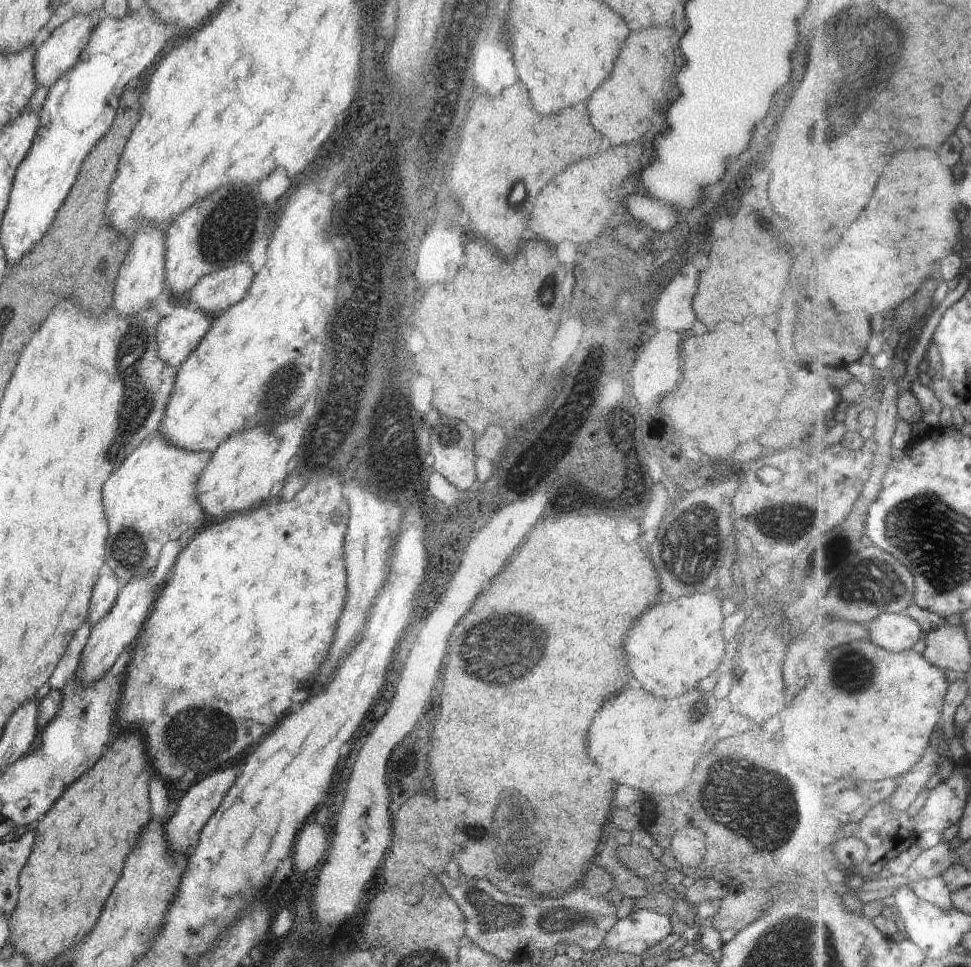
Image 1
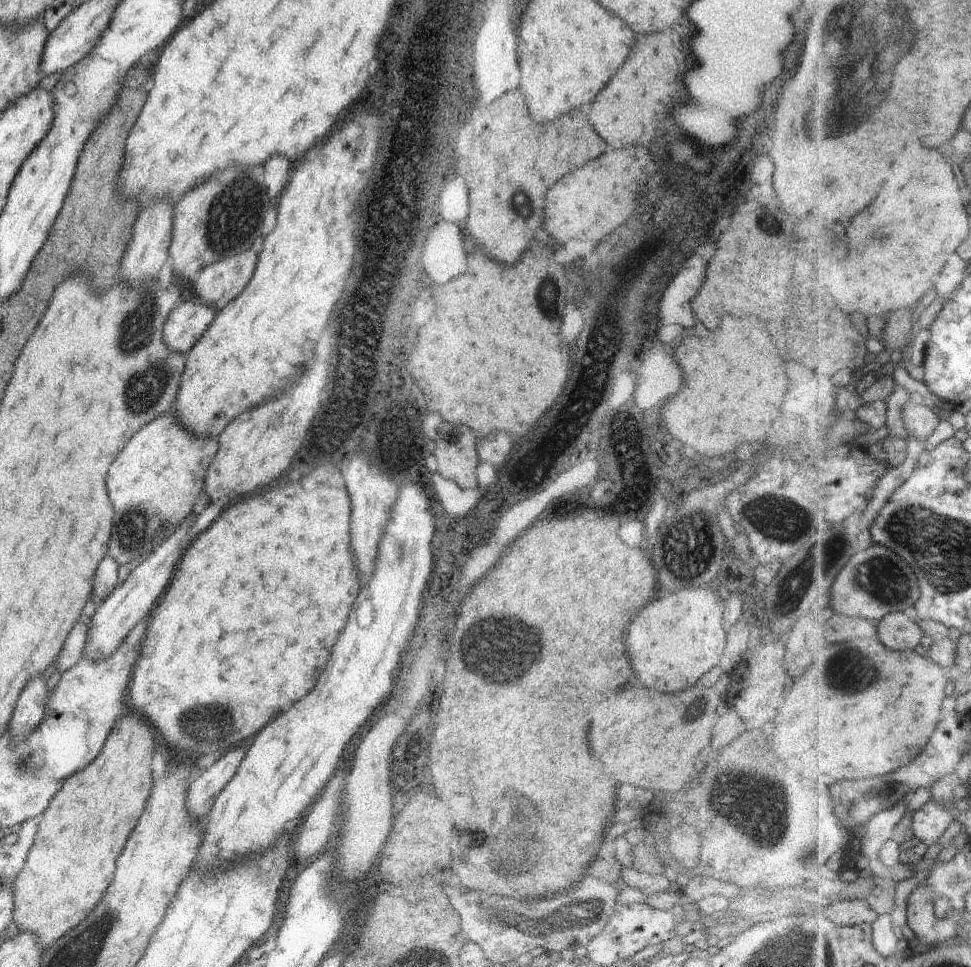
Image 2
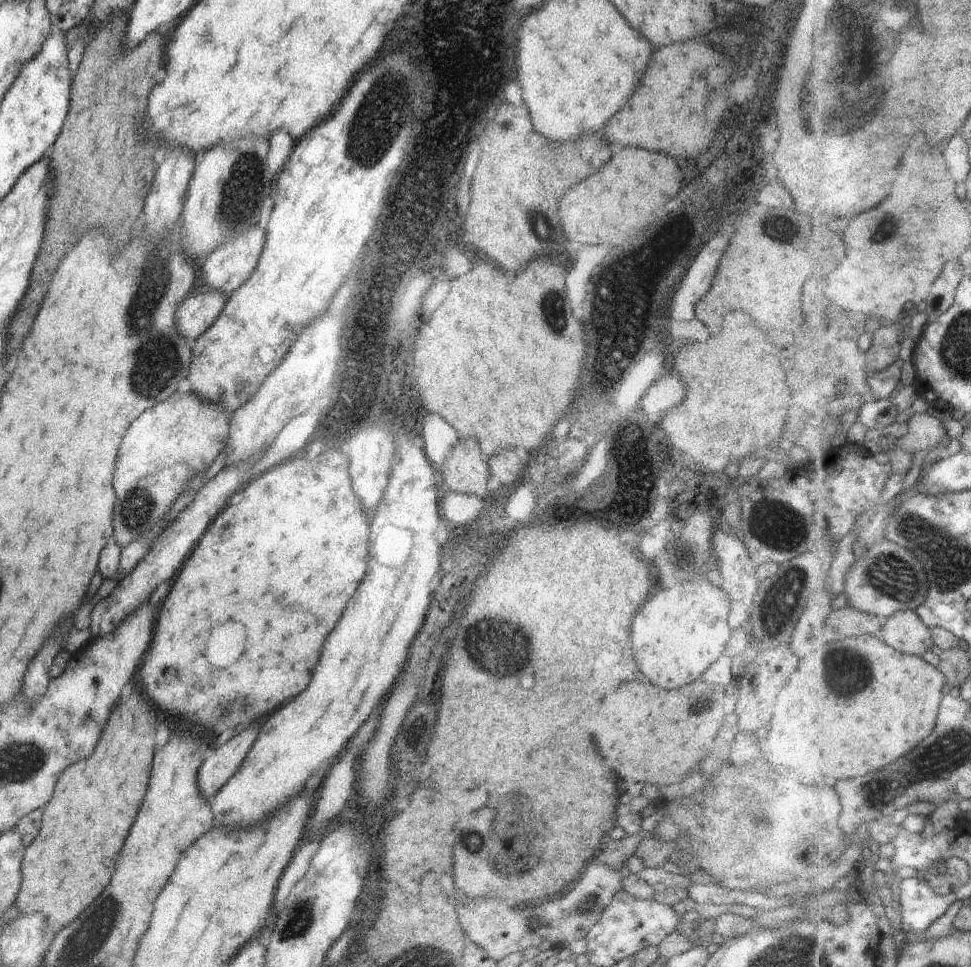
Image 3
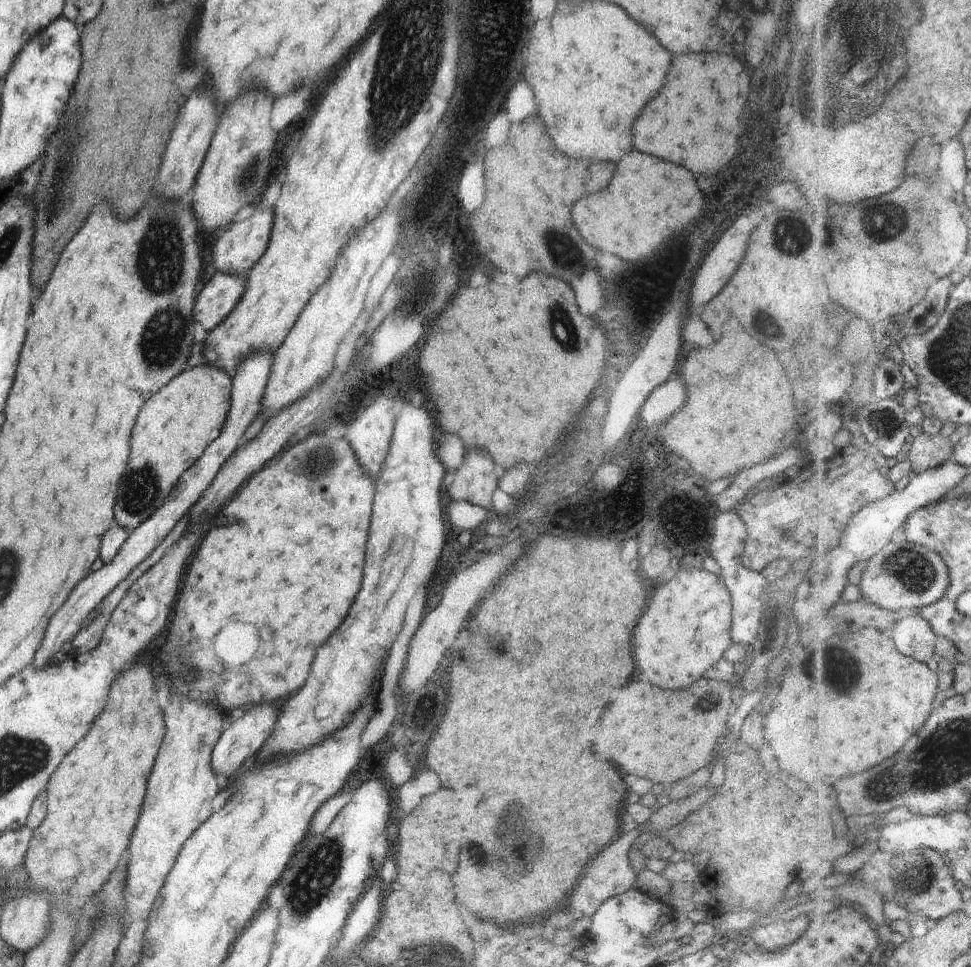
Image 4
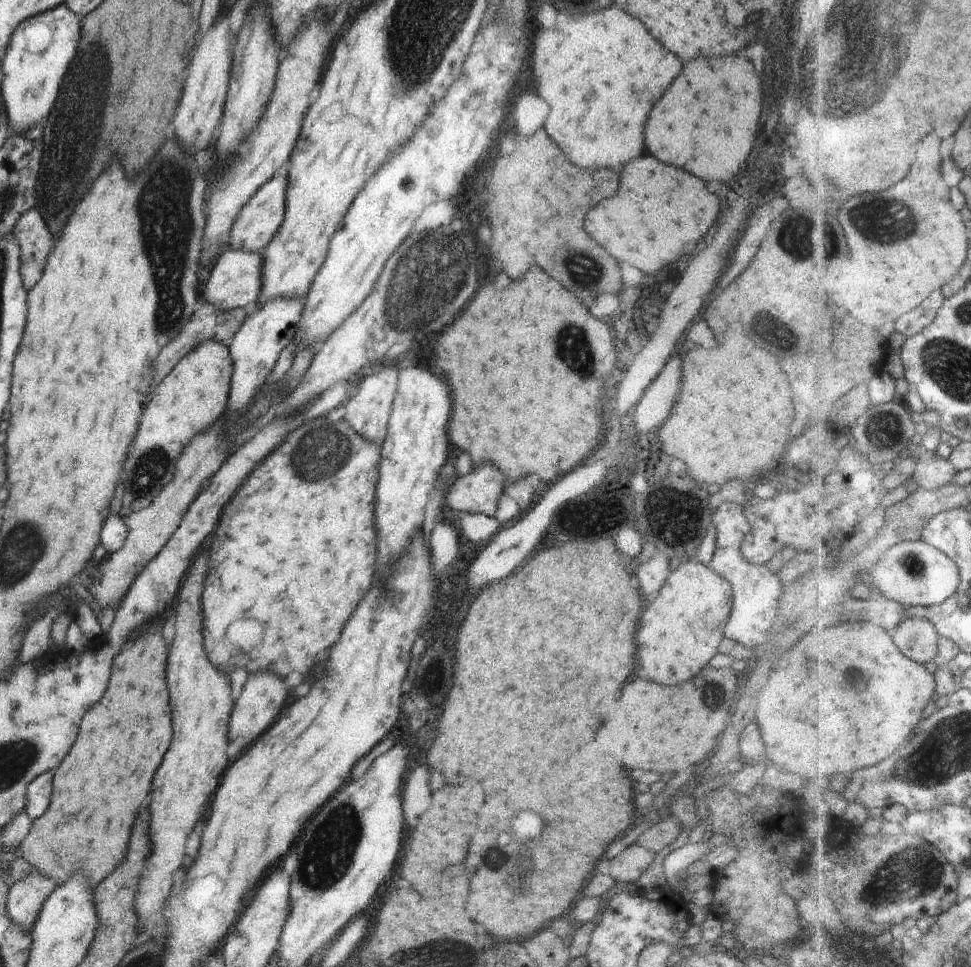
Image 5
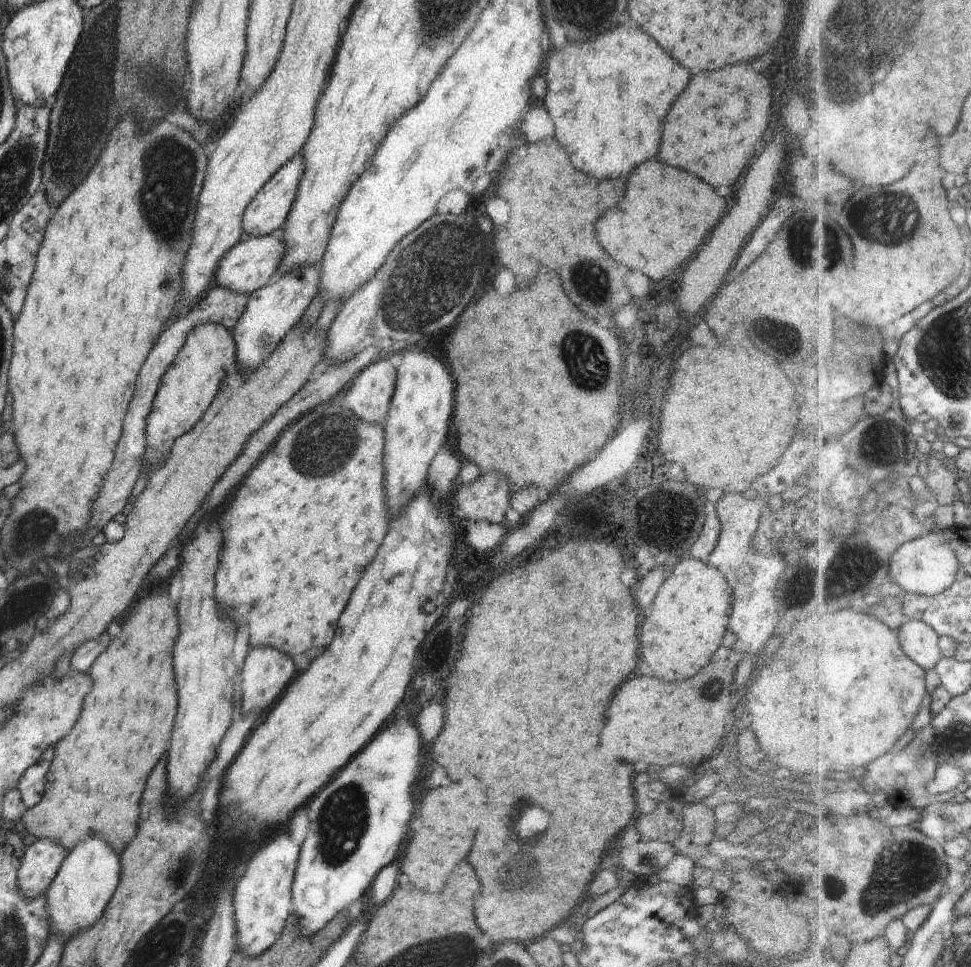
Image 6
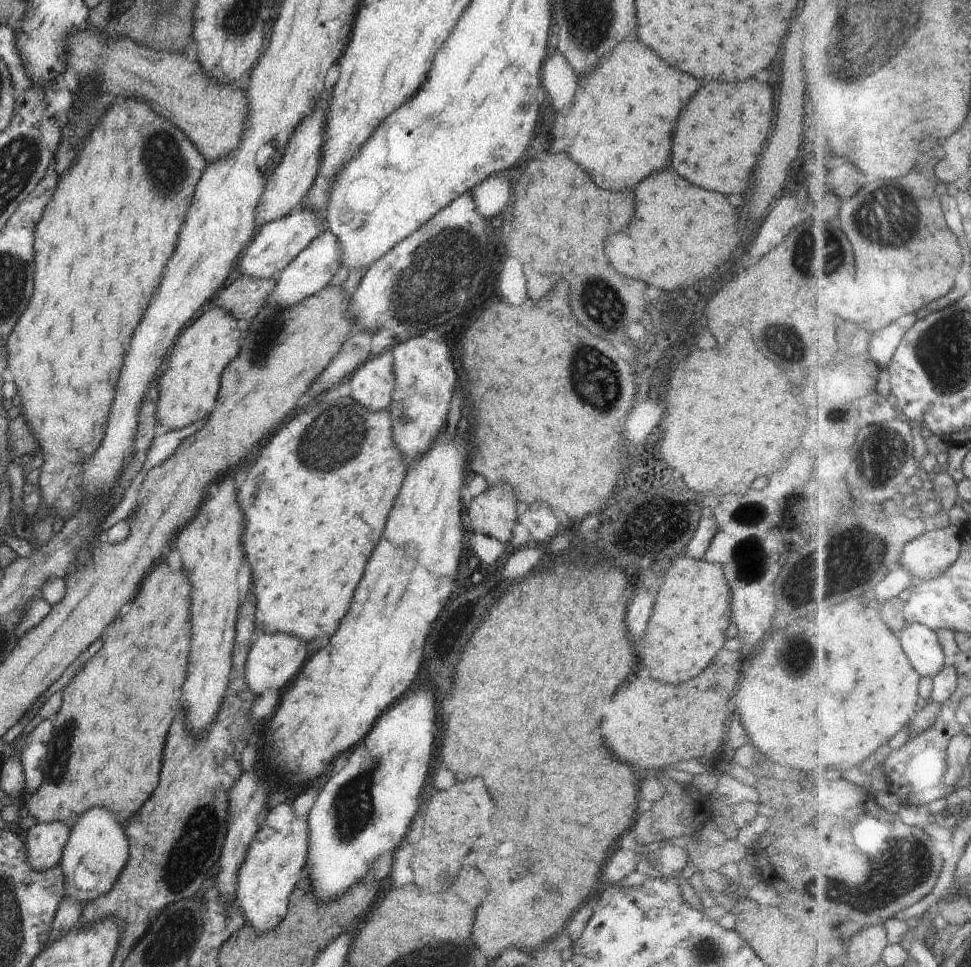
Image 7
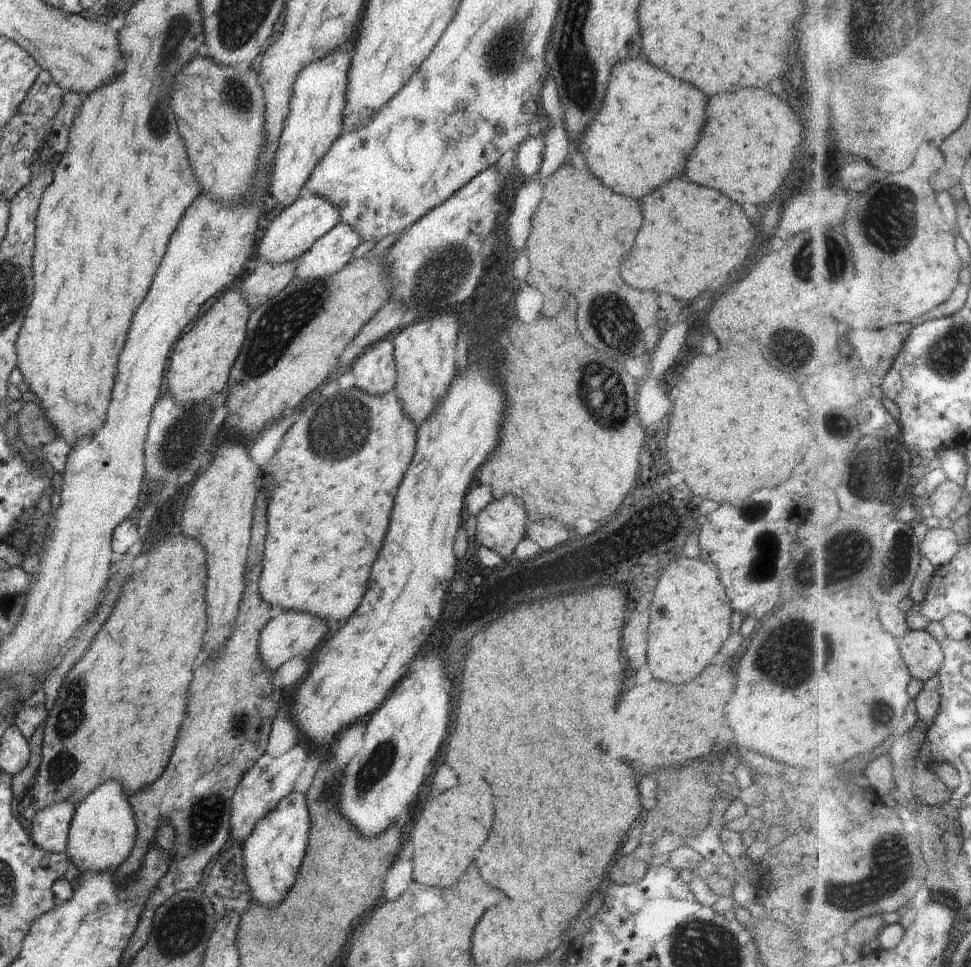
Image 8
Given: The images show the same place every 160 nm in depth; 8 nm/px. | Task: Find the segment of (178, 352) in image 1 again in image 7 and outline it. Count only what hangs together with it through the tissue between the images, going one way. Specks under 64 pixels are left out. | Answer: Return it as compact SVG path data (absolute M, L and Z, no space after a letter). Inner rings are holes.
M309 209L292 212L288 217L269 222L258 228L254 238L239 254L234 275L253 279L272 279L284 270L317 236L326 230L324 219L316 217Z

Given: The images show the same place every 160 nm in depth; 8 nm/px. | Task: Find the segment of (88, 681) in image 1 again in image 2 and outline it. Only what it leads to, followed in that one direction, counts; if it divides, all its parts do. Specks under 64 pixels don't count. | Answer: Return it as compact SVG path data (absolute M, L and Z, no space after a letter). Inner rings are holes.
M194 515L188 517L178 528L168 531L165 534L166 540L154 548L144 561L134 566L128 578L119 584L105 601L96 605L94 616L89 622L87 641L84 645L83 656L86 659L96 662L112 656L124 642L128 632L140 620L148 619L173 577L173 572L184 552L184 549L180 548L180 544L192 526Z

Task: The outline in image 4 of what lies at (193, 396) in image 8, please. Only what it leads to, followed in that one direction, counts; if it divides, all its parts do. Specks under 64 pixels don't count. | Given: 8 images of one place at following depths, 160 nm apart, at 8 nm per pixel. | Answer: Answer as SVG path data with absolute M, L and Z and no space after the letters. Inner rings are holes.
M208 364L182 371L144 403L130 436L132 454L114 506L114 518L125 531L132 532L164 504L182 473L220 436L230 407L231 378Z

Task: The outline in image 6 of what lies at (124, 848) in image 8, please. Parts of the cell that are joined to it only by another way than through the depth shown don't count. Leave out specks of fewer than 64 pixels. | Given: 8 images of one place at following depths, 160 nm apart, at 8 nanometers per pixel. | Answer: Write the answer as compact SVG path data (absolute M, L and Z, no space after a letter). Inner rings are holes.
M88 836L80 840L64 858L58 874L45 893L50 933L68 940L96 924L120 883L120 872L120 858L112 850L110 842L100 836Z

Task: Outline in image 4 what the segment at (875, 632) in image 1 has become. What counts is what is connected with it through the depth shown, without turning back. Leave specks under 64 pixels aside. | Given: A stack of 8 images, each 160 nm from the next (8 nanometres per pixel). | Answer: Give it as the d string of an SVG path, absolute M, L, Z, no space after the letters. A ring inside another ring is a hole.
M922 616L902 618L896 624L894 638L896 638L900 652L914 656L922 662L930 662L934 658L938 636L936 636L932 624L928 620L924 620Z

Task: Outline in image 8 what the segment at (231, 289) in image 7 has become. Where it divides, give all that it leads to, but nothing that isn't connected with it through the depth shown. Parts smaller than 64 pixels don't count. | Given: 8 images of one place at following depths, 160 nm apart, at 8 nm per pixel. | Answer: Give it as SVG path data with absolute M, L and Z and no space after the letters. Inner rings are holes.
M290 260L290 262L282 262L282 264L260 262L258 268L248 278L241 277L237 281L236 287L244 294L244 300L251 310L255 310L261 303L271 300L294 281L294 261Z

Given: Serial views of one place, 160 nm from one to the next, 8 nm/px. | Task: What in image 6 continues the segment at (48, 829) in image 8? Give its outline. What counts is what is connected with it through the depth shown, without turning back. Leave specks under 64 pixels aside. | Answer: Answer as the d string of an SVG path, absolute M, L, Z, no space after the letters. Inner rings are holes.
M48 838L27 839L18 870L20 892L26 898L45 894L68 852L64 846Z

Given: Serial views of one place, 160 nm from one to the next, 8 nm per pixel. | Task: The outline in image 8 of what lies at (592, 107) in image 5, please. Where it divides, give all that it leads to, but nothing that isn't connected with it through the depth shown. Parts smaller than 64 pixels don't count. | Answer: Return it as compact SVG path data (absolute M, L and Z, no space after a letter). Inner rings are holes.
M632 58L612 68L602 104L604 106L598 110L596 118L578 136L577 147L585 166L588 162L596 178L600 178L610 190L614 190L620 196L642 198L660 184L668 182L670 178L680 176L680 172L686 166L688 152L692 152L692 148L696 146L698 132L704 122L706 96L700 90L696 90L692 84L684 80L676 80L674 76L660 72L658 68L640 58Z

